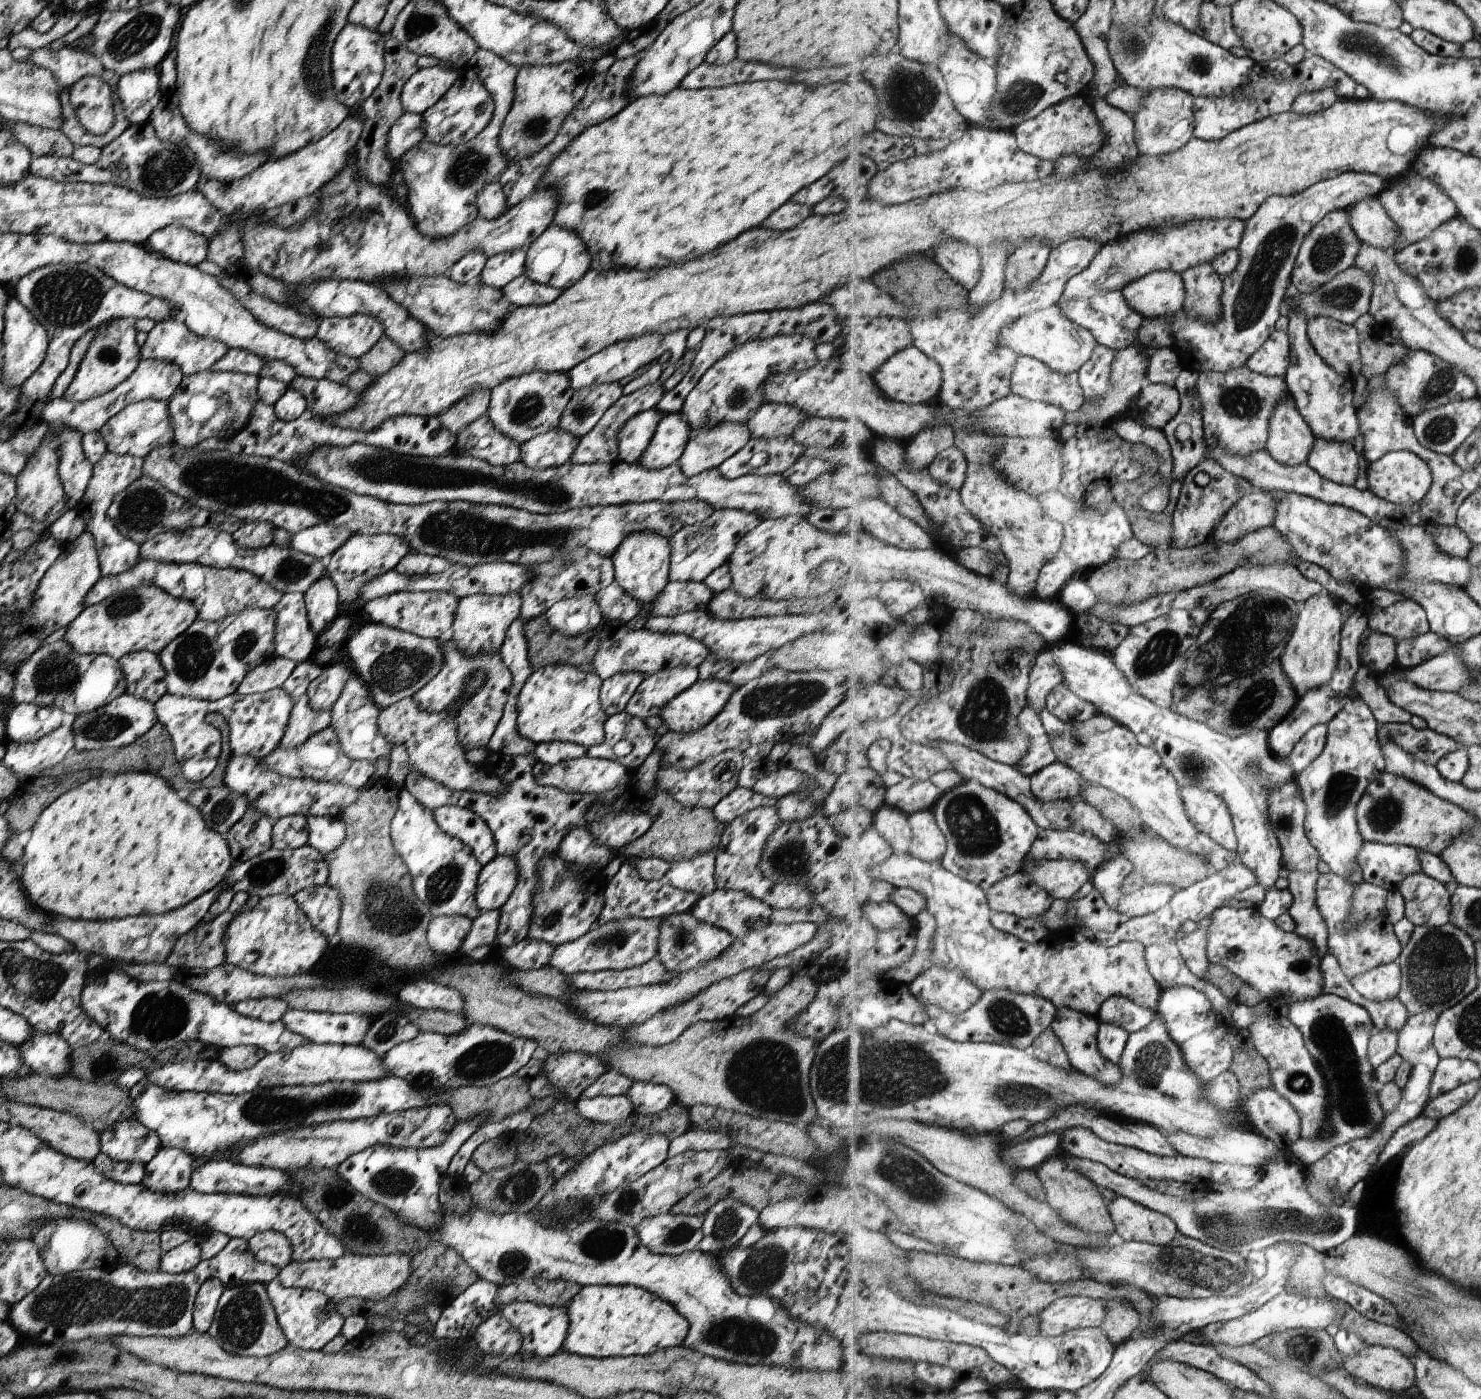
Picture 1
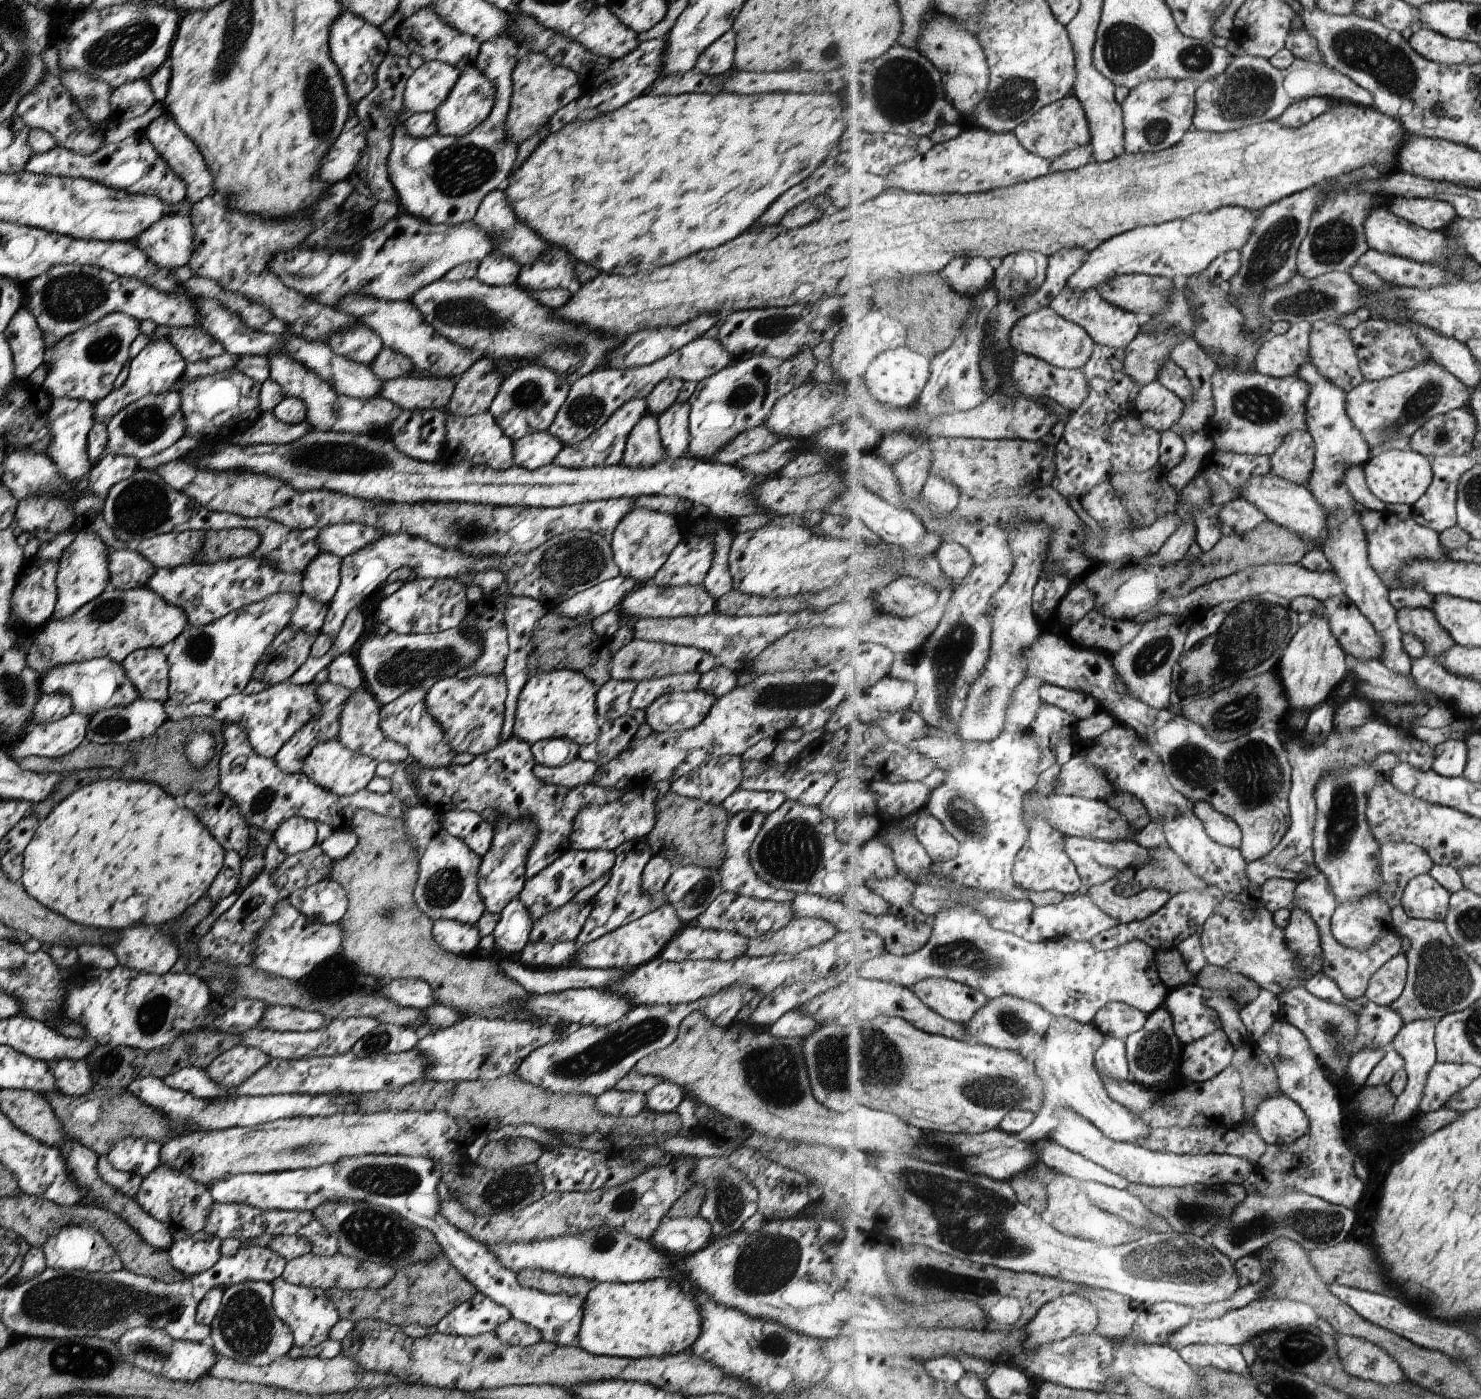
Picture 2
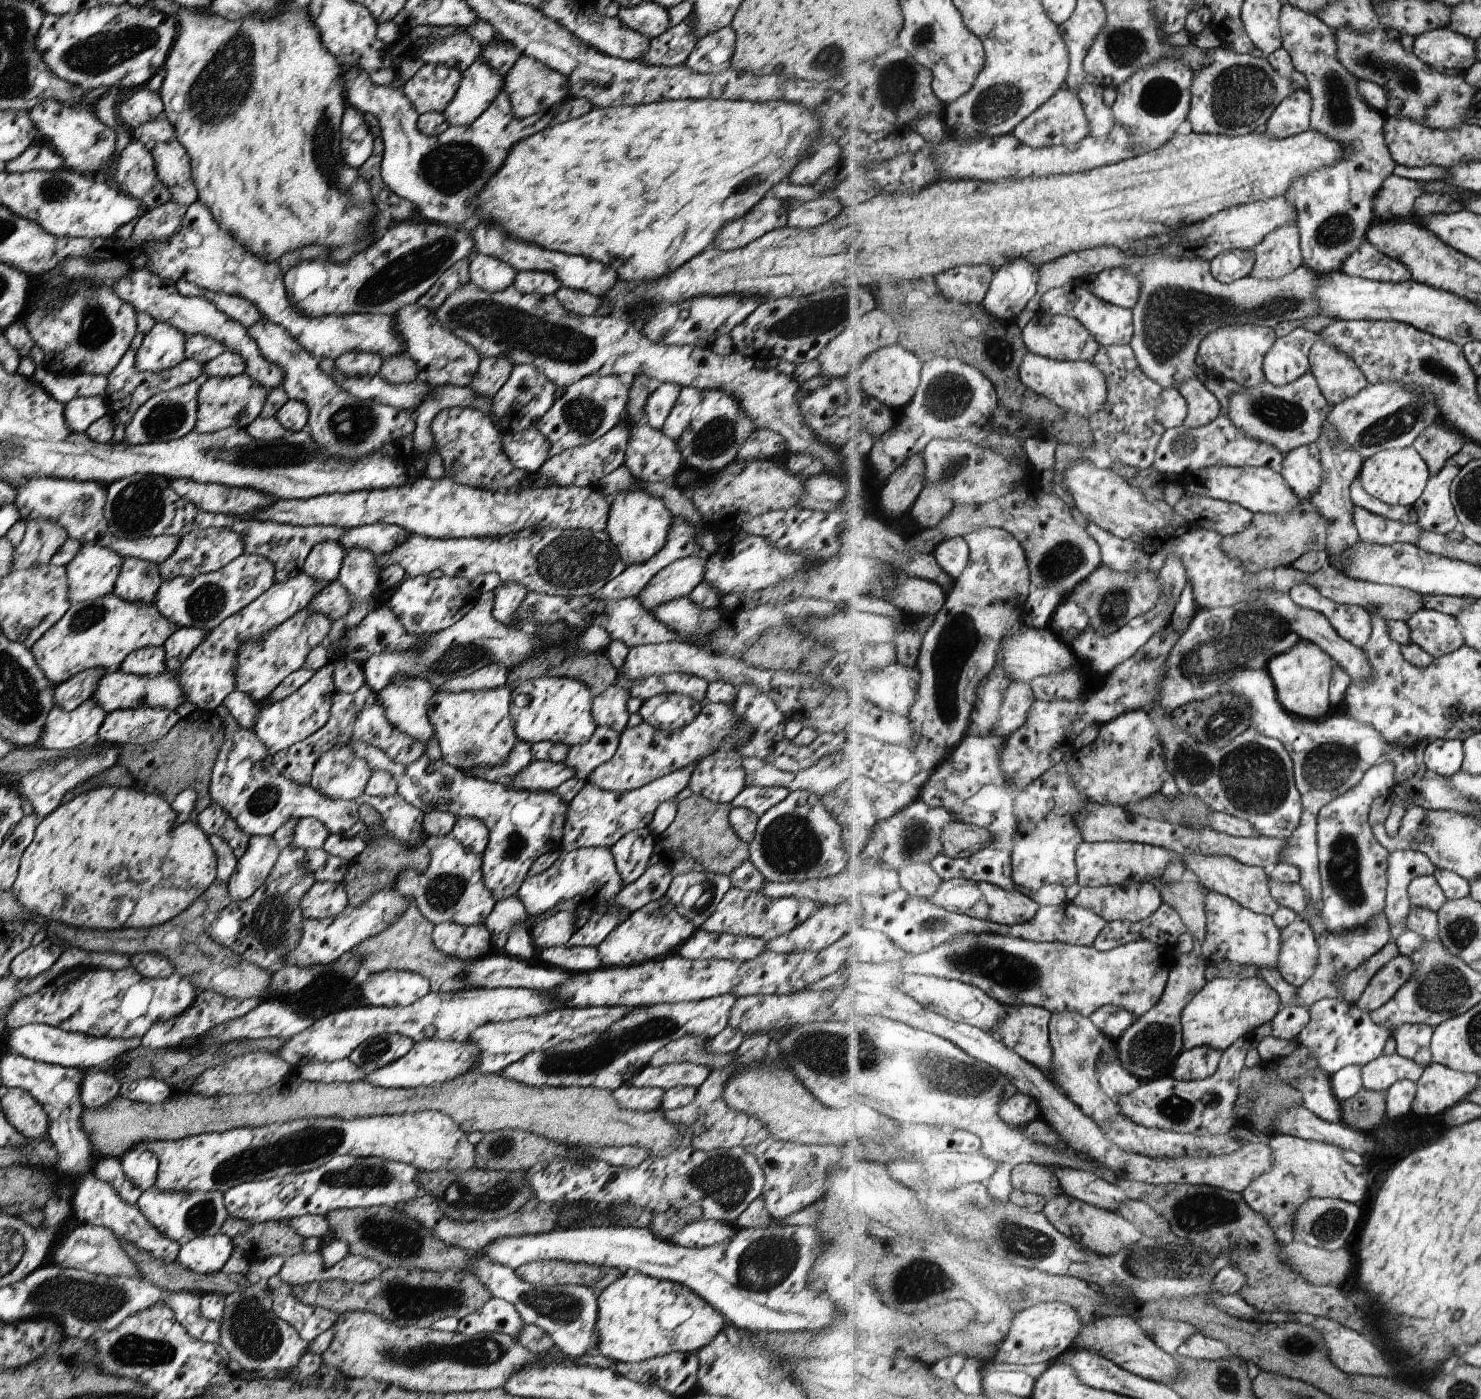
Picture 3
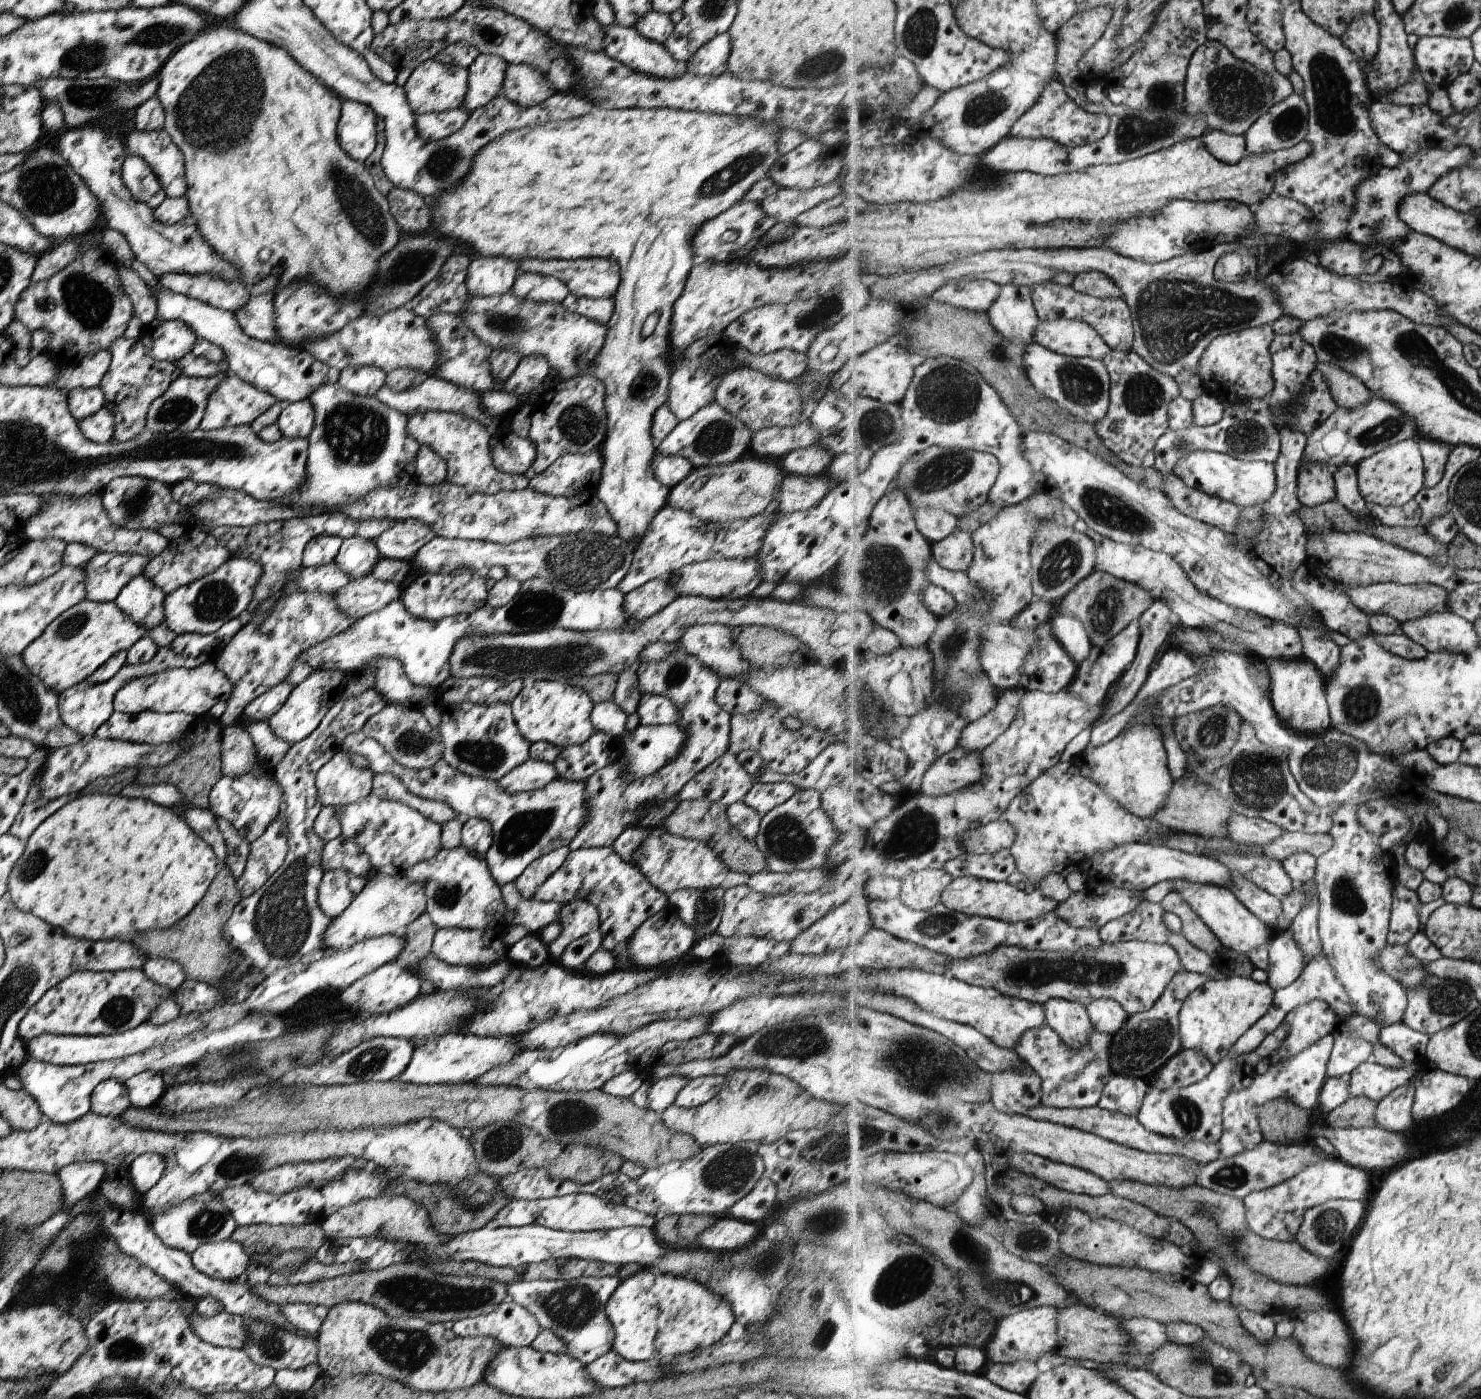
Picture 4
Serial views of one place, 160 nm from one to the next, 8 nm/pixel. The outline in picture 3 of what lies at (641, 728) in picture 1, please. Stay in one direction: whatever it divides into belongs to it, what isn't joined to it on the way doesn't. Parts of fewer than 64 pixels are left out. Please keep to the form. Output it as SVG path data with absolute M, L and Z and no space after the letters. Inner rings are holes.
M598 726L584 743L568 748L563 764L572 768L576 779L586 781L600 764L615 754L619 733L606 726Z

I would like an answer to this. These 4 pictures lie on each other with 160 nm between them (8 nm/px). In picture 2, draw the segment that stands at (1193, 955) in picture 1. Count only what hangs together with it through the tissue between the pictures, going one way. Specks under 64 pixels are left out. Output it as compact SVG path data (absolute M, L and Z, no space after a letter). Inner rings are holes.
M1208 884L1207 890L1175 895L1167 901L1167 904L1161 910L1158 910L1145 920L1119 923L1112 929L1098 934L1091 941L1101 951L1110 951L1134 940L1145 941L1151 948L1159 951L1177 947L1187 970L1193 976L1196 976L1201 972L1201 968L1208 963L1208 960L1202 947L1201 934L1194 935L1193 926L1204 926L1207 919L1214 913L1217 905L1227 899L1229 898L1221 887Z

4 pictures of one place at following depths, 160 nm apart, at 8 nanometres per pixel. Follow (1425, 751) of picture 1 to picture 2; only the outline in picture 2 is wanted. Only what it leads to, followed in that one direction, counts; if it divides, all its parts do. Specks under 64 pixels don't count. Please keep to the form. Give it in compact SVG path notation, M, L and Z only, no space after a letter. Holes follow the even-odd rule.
M1377 717L1369 719L1367 723L1356 729L1340 731L1334 726L1326 736L1326 740L1318 747L1314 747L1303 737L1305 730L1293 732L1286 719L1275 722L1273 727L1279 732L1281 740L1285 742L1292 764L1290 792L1292 826L1284 839L1269 855L1248 863L1246 874L1257 888L1261 888L1267 880L1275 877L1298 881L1299 876L1303 876L1305 872L1309 872L1313 866L1316 866L1316 852L1314 851L1314 828L1317 814L1316 790L1329 774L1331 776L1339 775L1344 769L1349 769L1351 766L1369 765L1381 753L1395 753L1399 760L1408 762L1422 771L1431 769L1436 758L1436 747L1417 740L1413 734L1409 734L1409 731L1394 727L1387 720Z

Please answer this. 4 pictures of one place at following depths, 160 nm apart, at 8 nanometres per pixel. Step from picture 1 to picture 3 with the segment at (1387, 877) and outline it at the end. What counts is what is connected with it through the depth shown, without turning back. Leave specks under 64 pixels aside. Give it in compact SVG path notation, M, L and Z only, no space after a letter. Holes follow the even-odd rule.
M1401 849L1390 853L1388 870L1388 898L1386 917L1390 922L1390 942L1396 943L1407 931L1410 899L1410 884L1417 877L1434 875L1438 869L1430 856L1413 849Z

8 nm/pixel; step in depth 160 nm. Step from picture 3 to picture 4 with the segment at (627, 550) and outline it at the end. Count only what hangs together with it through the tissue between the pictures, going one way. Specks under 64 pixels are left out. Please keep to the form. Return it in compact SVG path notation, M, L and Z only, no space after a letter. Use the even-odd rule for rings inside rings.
M593 107L588 113L572 119L528 125L504 132L500 137L489 141L476 152L476 155L472 156L472 167L469 167L467 174L464 174L464 177L452 189L441 191L431 200L425 199L426 203L430 202L430 208L437 212L437 218L430 222L430 231L449 238L454 243L463 242L463 244L471 246L473 252L477 252L481 257L503 257L519 262L523 259L575 260L589 258L589 256L601 256L601 258L611 258L617 263L620 270L620 283L613 294L614 309L611 318L605 324L606 333L603 346L597 352L596 357L593 357L590 363L580 370L579 375L594 376L604 384L606 435L599 447L602 463L594 495L605 505L609 518L613 520L616 526L615 535L633 546L635 546L635 541L639 542L642 539L653 515L666 505L670 489L654 477L651 468L655 448L652 445L650 428L653 413L668 399L668 380L673 369L668 358L668 352L672 347L668 339L670 318L673 304L681 294L688 272L693 266L692 250L690 249L691 237L695 229L699 225L702 226L702 222L716 217L717 214L734 205L756 180L766 176L768 168L781 156L777 154L776 150L777 138L781 130L782 128L779 128L777 122L761 121L757 116L702 113L672 108L601 109ZM651 314L657 314L656 326L649 336L641 336L641 326L643 326L645 318Z

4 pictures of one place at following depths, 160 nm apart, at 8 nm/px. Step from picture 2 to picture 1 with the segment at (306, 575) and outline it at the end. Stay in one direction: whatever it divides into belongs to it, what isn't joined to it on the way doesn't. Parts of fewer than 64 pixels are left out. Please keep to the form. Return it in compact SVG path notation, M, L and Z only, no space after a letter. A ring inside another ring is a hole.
M325 572L302 595L310 629L319 638L321 632L340 613L335 585Z

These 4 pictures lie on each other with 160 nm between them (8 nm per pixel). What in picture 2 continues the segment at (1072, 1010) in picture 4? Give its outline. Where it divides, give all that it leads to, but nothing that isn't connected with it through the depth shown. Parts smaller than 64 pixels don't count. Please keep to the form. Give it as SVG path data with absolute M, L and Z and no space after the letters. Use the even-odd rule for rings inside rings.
M1054 1017L1044 1040L1043 1054L1034 1062L1035 1072L1049 1092L1067 1092L1065 1106L1091 1121L1109 1138L1141 1144L1151 1134L1151 1126L1109 1098L1096 1068L1095 1054L1104 1040L1105 1034L1094 1023L1080 1023L1071 1017Z

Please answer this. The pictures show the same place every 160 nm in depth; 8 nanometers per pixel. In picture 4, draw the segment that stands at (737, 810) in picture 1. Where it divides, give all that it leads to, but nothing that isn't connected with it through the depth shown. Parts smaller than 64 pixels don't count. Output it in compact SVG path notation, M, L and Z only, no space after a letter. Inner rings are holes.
M760 783L751 785L742 801L760 817L777 805L783 804L796 791L791 783Z

